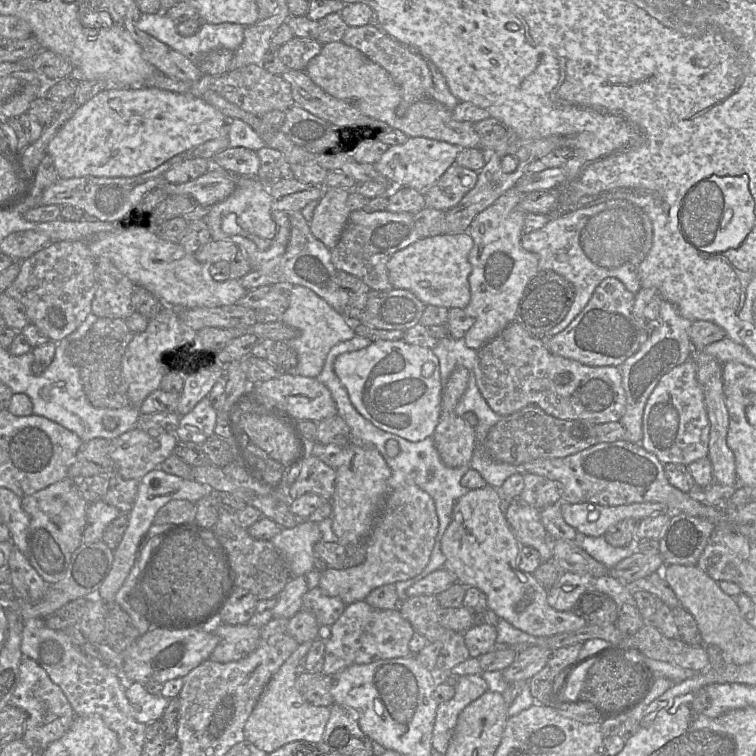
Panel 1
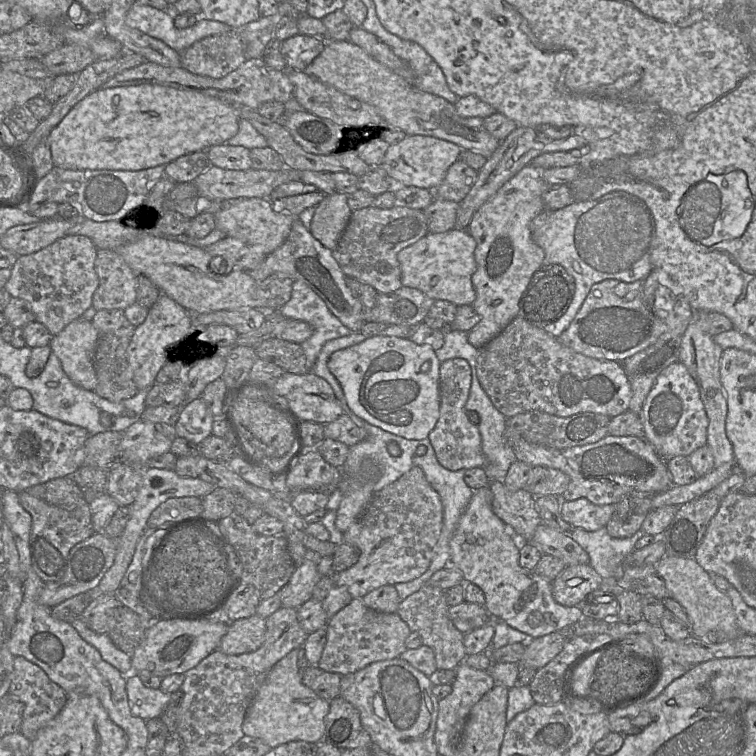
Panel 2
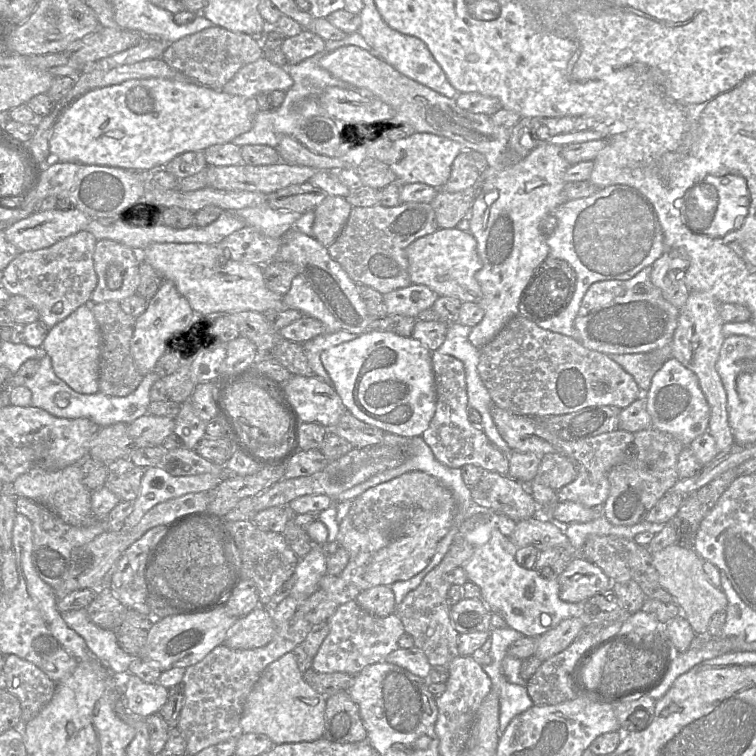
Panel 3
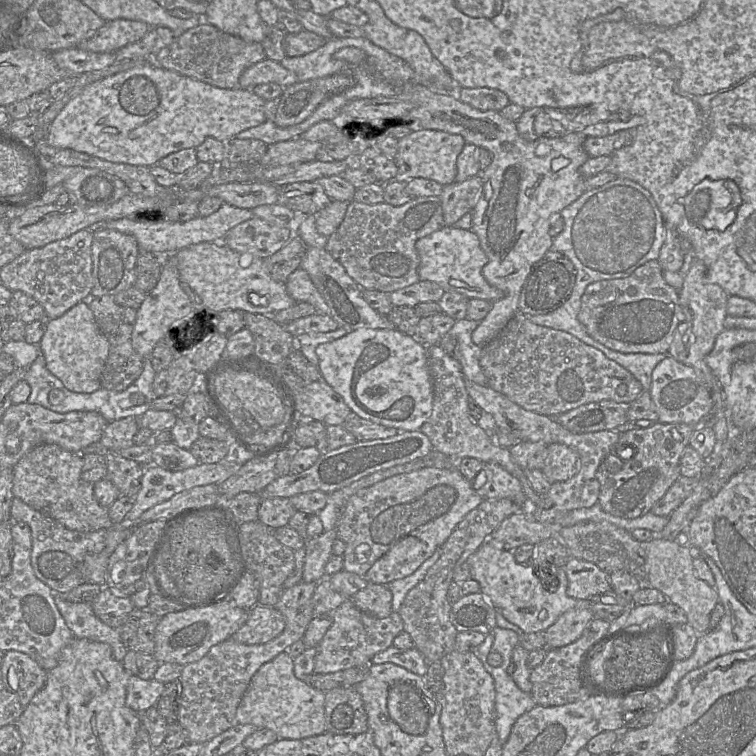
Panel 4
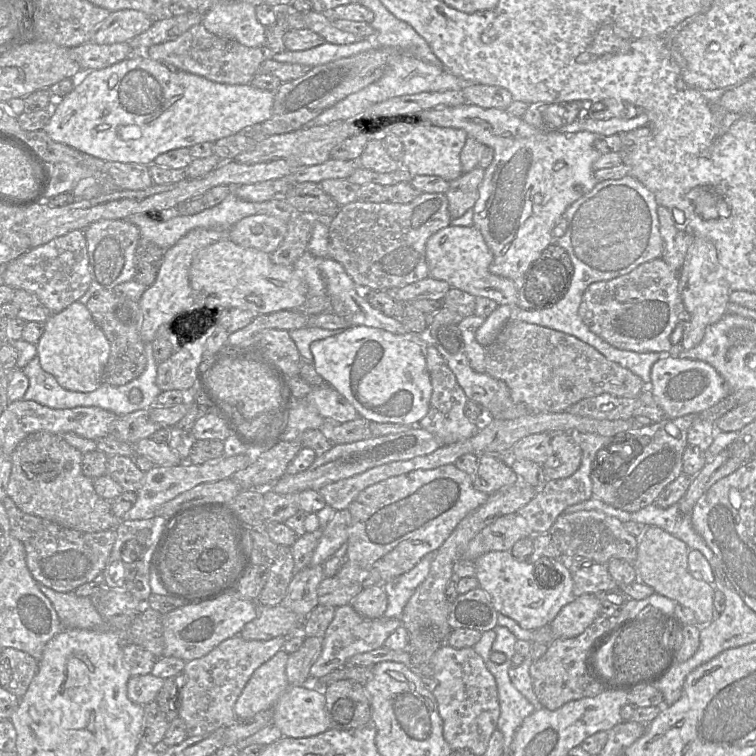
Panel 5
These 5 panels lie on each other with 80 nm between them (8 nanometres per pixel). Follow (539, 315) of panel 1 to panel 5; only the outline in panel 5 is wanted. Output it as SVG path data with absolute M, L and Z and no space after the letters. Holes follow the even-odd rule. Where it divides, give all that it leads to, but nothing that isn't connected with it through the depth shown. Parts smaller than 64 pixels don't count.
M554 241L530 264L524 275L515 281L518 306L538 310L554 305L564 296L571 272L570 256Z

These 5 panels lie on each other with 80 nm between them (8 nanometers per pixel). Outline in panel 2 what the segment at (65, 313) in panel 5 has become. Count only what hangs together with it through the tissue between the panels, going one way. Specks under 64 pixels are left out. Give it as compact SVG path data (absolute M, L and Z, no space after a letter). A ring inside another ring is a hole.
M81 317L53 336L49 343L69 379L89 391L94 391L97 384L94 369L97 340L98 334L92 322Z

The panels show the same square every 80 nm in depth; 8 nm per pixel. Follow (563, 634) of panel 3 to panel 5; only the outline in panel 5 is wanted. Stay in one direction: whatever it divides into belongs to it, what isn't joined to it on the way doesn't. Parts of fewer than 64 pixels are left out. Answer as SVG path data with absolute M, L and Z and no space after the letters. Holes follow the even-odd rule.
M582 594L568 603L549 624L555 639L578 636L601 615L598 595Z

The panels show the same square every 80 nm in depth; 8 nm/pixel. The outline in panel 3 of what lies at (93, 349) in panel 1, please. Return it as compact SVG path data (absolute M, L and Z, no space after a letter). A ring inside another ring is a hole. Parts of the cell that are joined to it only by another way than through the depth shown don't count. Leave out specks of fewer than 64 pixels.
M115 301L95 304L93 315L101 334L101 353L99 362L99 392L113 397L126 397L132 394L143 379L131 354L131 339L135 329L135 319L126 314Z

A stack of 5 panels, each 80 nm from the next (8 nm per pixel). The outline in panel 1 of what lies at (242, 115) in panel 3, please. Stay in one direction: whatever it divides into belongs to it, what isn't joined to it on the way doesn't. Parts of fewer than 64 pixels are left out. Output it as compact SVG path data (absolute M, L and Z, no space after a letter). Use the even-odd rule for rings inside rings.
M155 87L98 92L81 105L48 144L59 178L133 177L209 140L229 136L230 121L201 97Z

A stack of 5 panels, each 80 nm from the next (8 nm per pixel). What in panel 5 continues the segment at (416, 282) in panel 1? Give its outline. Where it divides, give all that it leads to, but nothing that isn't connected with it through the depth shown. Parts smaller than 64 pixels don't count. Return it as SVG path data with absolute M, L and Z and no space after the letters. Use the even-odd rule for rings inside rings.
M449 225L439 230L427 240L425 254L431 278L445 281L451 288L463 290L476 297L490 298L499 305L510 305L514 308L518 306L516 282L490 272L493 254L475 226Z

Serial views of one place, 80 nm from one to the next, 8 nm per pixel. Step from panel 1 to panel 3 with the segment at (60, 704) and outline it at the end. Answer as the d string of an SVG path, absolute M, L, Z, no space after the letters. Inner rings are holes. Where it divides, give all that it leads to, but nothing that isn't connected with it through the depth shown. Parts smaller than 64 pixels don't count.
M14 654L5 656L3 677L5 690L20 702L21 726L49 704L56 690L56 683L41 669Z

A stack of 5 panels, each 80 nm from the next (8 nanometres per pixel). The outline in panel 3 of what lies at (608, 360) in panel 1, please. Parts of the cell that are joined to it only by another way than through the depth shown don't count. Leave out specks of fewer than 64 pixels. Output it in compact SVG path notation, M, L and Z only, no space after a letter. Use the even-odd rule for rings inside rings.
M652 266L629 280L593 283L585 293L574 327L584 347L609 354L649 354L671 343L680 310L668 302L651 281Z

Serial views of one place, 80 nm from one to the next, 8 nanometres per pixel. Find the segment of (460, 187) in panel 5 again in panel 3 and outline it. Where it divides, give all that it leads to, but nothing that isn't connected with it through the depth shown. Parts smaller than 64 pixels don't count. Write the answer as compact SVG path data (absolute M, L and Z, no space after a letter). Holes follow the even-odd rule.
M478 185L460 192L438 191L430 205L439 228L454 228L470 213L479 191Z

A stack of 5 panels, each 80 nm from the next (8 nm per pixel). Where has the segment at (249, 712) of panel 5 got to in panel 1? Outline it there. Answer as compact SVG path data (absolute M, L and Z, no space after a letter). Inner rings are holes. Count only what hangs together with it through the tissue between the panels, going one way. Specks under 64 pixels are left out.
M311 643L299 644L273 675L244 725L245 739L267 754L293 741L319 743L323 740L324 730L330 717L330 707L310 704L296 688L297 666L300 659L306 657Z

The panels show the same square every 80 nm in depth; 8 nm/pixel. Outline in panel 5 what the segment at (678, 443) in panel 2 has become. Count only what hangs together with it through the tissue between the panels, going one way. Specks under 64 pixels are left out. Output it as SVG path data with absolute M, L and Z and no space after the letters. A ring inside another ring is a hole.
M678 356L661 358L654 363L649 389L665 417L670 419L688 414L701 414L731 393L727 382L713 366L701 360Z

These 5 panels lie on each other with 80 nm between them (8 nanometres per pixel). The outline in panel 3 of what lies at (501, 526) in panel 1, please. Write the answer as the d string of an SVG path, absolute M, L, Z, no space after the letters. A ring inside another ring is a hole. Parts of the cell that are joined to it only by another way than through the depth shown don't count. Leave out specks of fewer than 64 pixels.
M495 527L491 531L489 541L478 547L462 564L468 581L479 586L481 598L491 613L496 613L501 616L509 627L520 632L525 637L539 637L556 627L561 621L581 616L579 604L564 602L559 598L559 586L556 577L546 579L539 575L534 569L526 569L519 565L514 557L516 550L517 548L513 546L510 538L502 534L500 530ZM542 613L546 613L551 617L551 625L546 627L540 624L540 615Z

